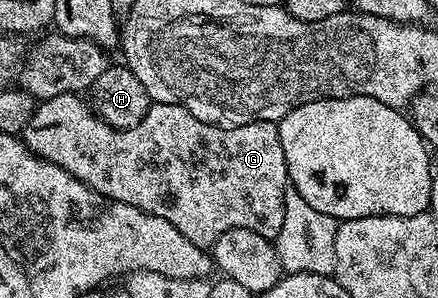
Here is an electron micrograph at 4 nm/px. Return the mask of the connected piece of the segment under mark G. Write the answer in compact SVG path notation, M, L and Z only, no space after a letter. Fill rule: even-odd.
M71 92L70 94L58 94L58 98L39 101L30 122L24 128L22 139L35 156L42 157L46 162L54 162L54 166L66 170L74 178L88 184L94 191L106 198L126 202L130 206L138 206L138 210L142 210L146 214L166 218L166 222L170 222L170 226L174 226L174 230L178 230L182 234L182 238L194 242L194 246L205 250L211 249L213 242L222 234L226 234L226 230L234 230L235 228L254 230L258 234L262 234L262 238L275 241L276 235L282 230L282 220L286 218L284 199L286 198L286 190L290 187L286 154L282 154L279 123L270 120L255 120L249 124L224 127L219 124L202 122L198 118L194 118L194 114L190 114L190 110L186 110L177 104L153 103L137 128L119 129L110 127L108 123L100 119L91 103L83 95Z

